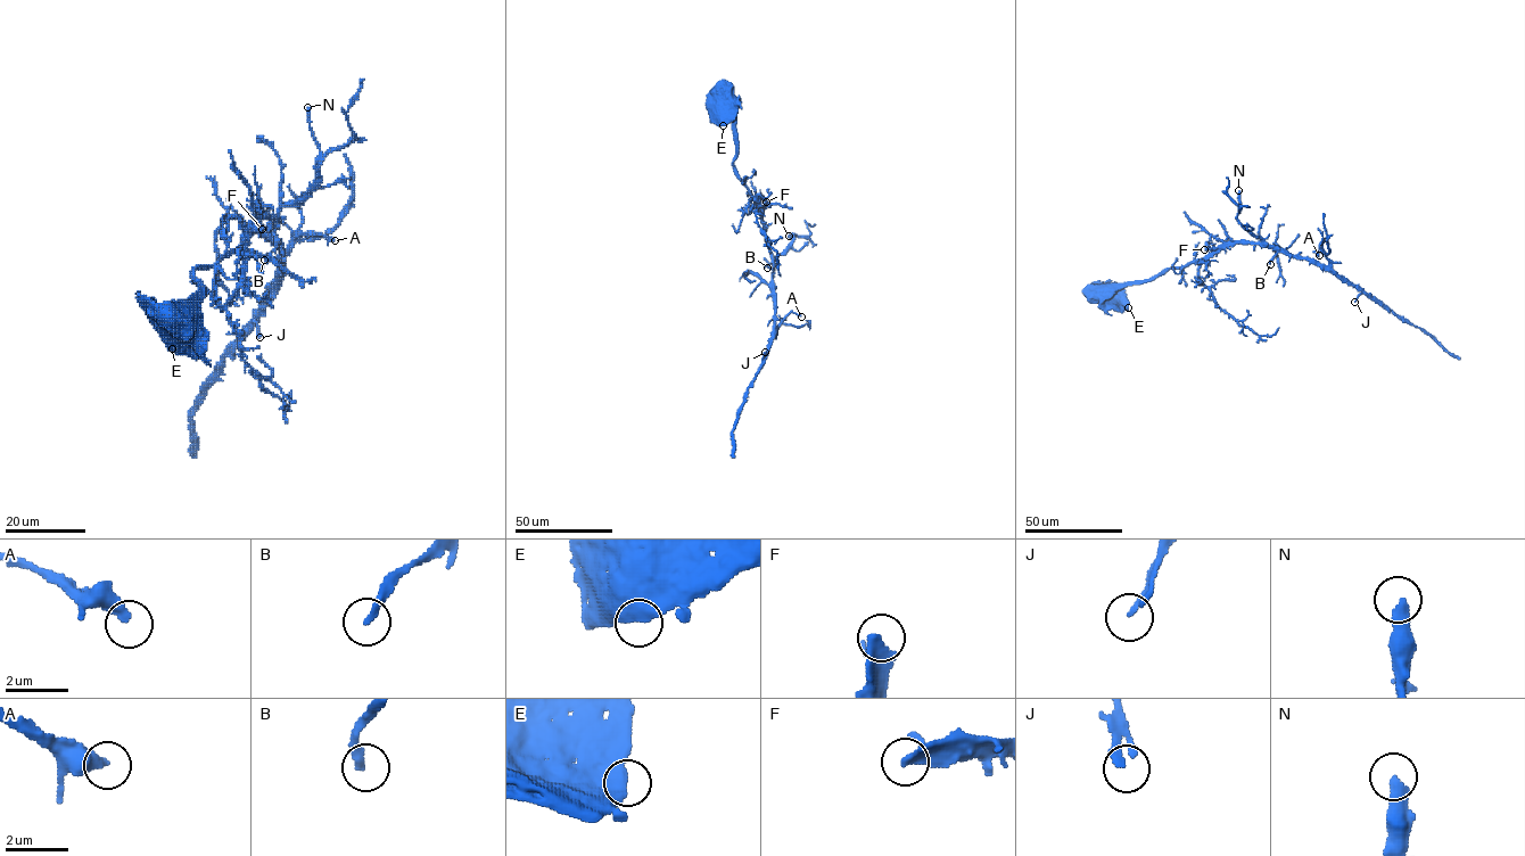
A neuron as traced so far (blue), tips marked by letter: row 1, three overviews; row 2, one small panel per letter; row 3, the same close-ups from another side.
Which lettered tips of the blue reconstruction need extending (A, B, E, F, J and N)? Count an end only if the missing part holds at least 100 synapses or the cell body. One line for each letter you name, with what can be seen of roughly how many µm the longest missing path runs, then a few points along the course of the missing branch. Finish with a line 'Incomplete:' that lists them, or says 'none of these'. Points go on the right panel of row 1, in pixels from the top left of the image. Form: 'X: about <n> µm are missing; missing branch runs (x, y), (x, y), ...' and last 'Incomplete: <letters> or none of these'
F: about 50 µm are missing; missing branch runs (1204, 249), (1192, 245), (1190, 223), (1196, 210), (1186, 190)
Incomplete: F

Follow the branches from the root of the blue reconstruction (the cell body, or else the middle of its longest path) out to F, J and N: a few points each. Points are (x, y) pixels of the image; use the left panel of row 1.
F: (175, 321), (198, 299), (194, 272), (208, 269), (228, 250), (236, 248), (252, 227), (262, 229)
J: (175, 321), (198, 299), (194, 272), (236, 248), (260, 216), (271, 216), (280, 274), (253, 318), (260, 337)
N: (175, 321), (198, 299), (197, 269), (213, 265), (260, 216), (273, 216), (315, 182), (319, 148), (307, 107)

